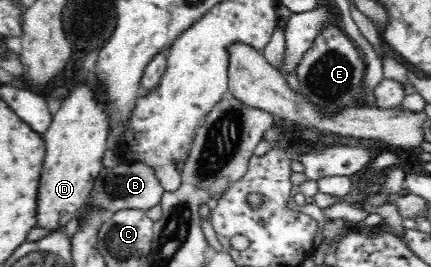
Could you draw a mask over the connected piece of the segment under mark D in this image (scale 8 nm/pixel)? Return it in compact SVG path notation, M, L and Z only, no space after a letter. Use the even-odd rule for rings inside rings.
M80 87L61 103L61 107L52 115L50 129L44 133L46 141L46 159L44 171L40 179L40 193L36 201L36 227L46 231L62 230L66 224L78 214L79 210L89 201L94 189L94 181L100 175L102 158L108 149L106 139L109 135L109 121L103 111L103 104L94 99L94 91L88 87Z

